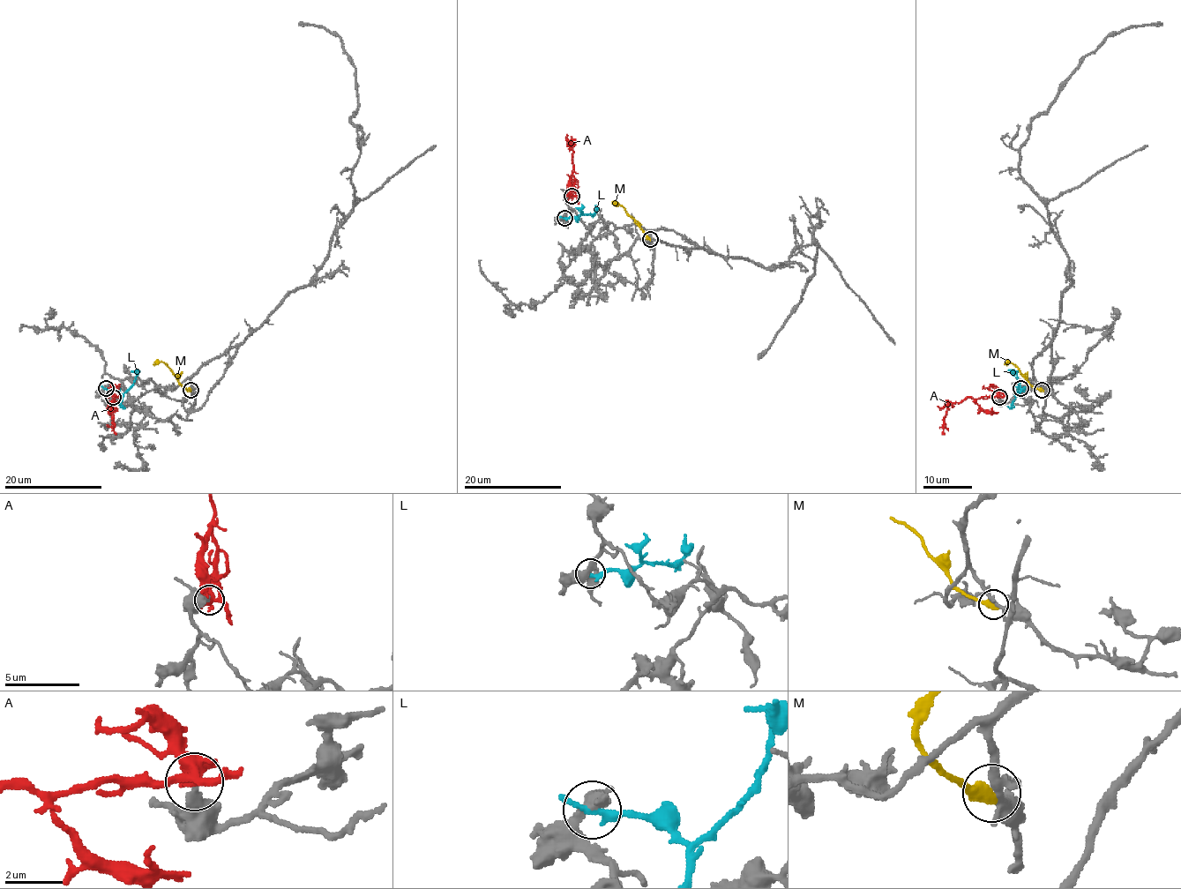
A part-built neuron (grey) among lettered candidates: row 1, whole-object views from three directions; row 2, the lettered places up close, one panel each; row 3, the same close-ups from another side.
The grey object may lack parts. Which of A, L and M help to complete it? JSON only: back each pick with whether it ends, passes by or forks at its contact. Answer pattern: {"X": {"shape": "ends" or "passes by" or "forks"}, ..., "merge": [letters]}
{"merge": []}

